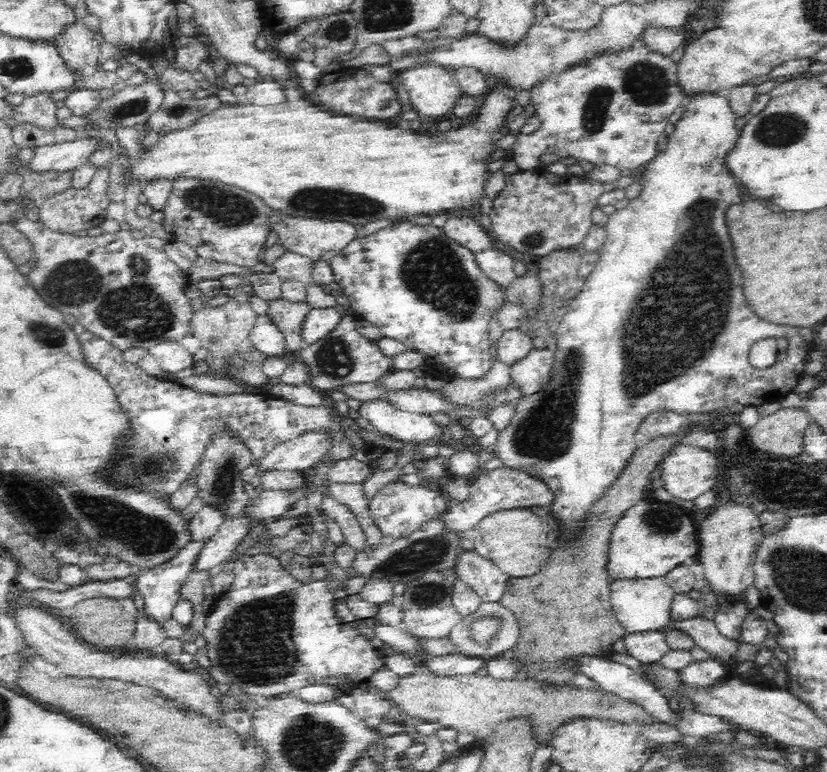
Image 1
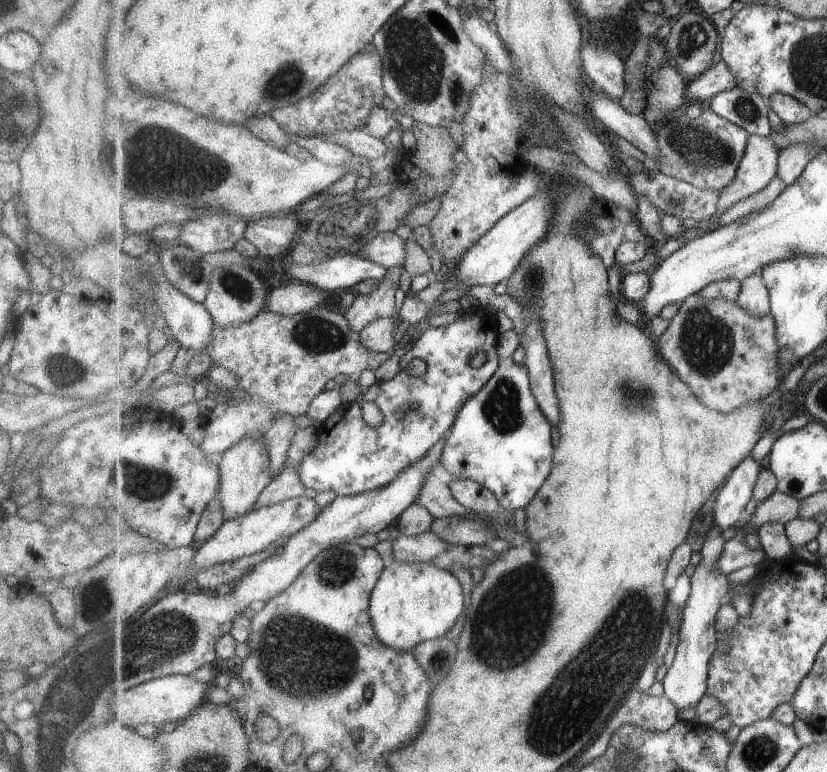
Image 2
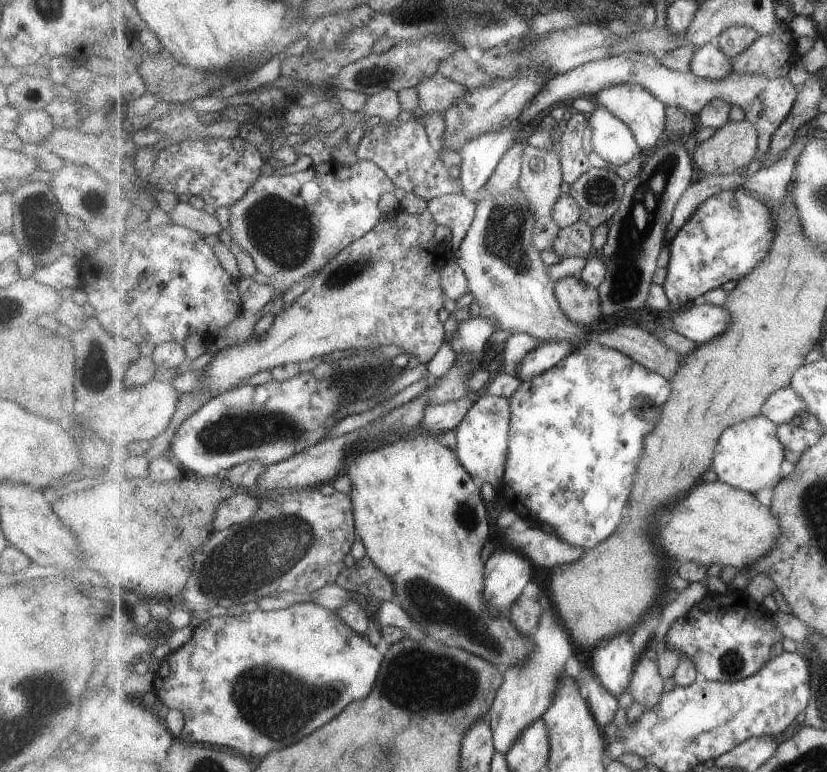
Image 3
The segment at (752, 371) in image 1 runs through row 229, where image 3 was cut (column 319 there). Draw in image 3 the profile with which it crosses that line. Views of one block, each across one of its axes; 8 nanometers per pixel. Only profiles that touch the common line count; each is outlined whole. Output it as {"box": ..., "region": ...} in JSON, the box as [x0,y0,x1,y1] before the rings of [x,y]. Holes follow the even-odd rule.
{"box":[154,601,385,756],"region":[[[313,601],[301,602],[283,610],[269,612],[267,609],[257,608],[242,614],[242,616],[225,615],[208,618],[193,629],[188,643],[169,653],[165,659],[155,660],[154,690],[164,709],[176,708],[183,714],[184,728],[181,738],[187,742],[209,743],[221,748],[233,748],[235,752],[239,752],[243,756],[247,756],[247,754],[249,756],[267,756],[269,752],[287,748],[287,746],[291,746],[291,742],[299,742],[305,736],[309,736],[311,732],[315,732],[317,728],[325,726],[329,720],[339,716],[345,710],[345,706],[349,706],[351,702],[367,698],[378,683],[384,659],[385,655],[369,642],[367,636],[361,636],[355,628],[351,628],[336,611],[327,610],[327,608],[323,608],[323,605],[315,604]]]}

